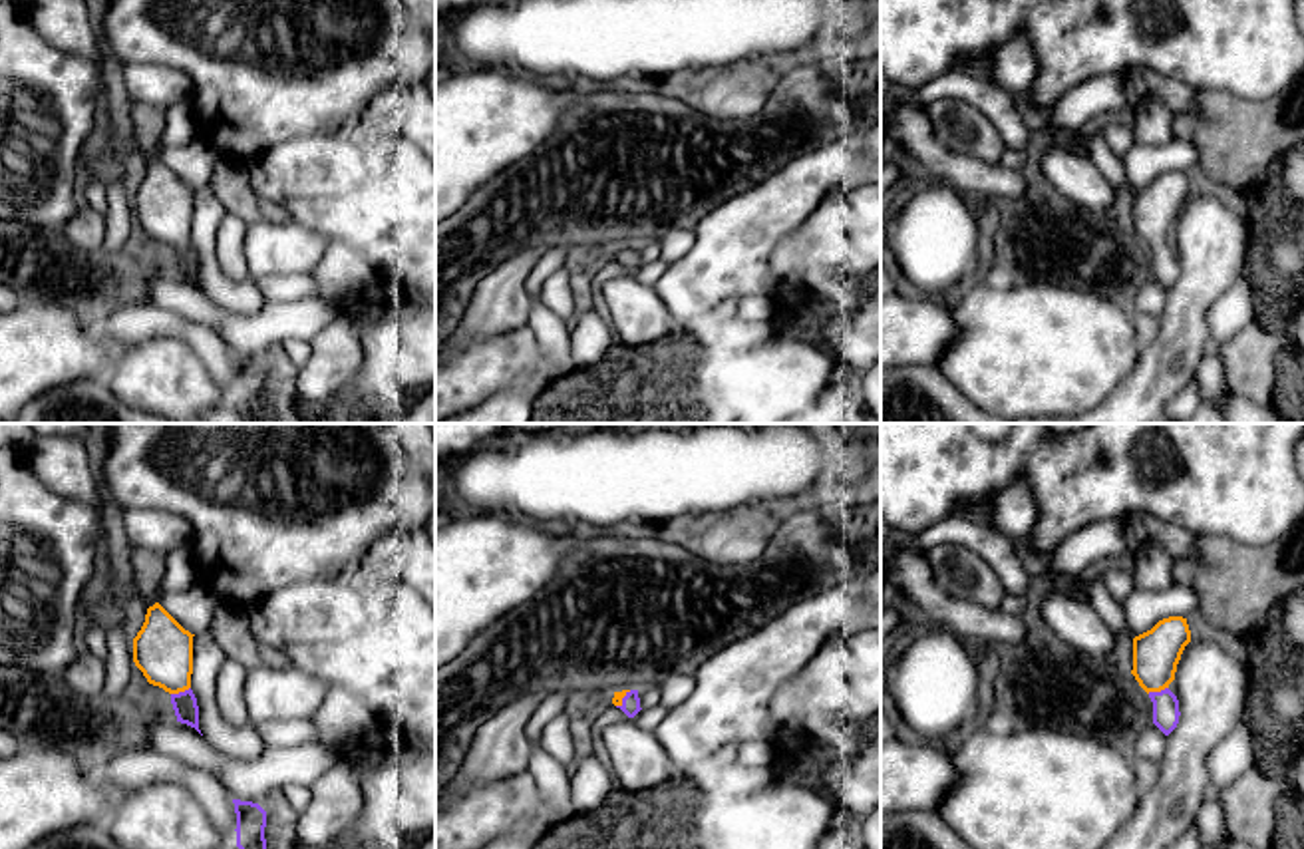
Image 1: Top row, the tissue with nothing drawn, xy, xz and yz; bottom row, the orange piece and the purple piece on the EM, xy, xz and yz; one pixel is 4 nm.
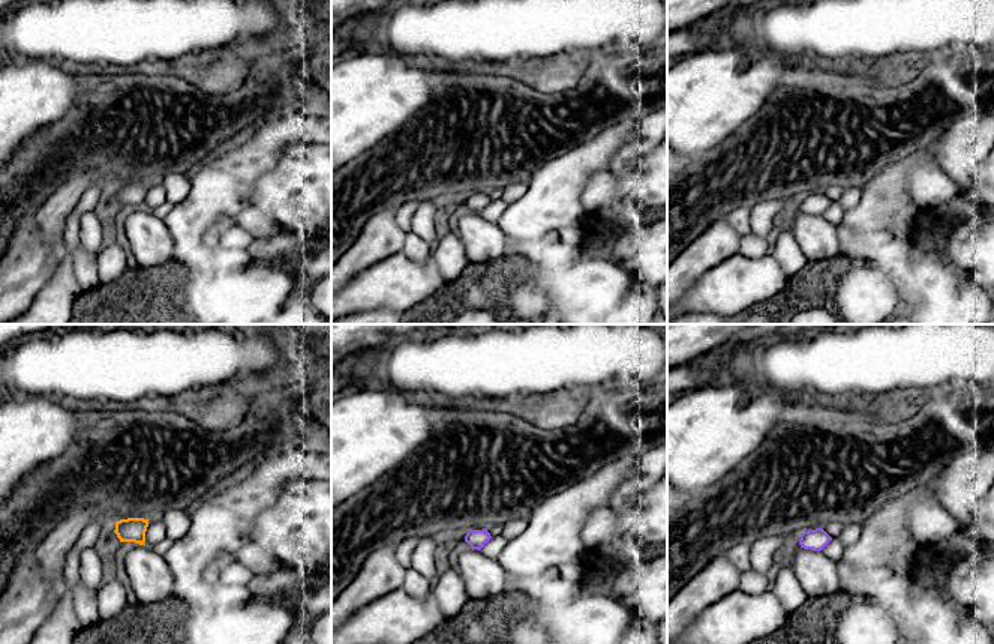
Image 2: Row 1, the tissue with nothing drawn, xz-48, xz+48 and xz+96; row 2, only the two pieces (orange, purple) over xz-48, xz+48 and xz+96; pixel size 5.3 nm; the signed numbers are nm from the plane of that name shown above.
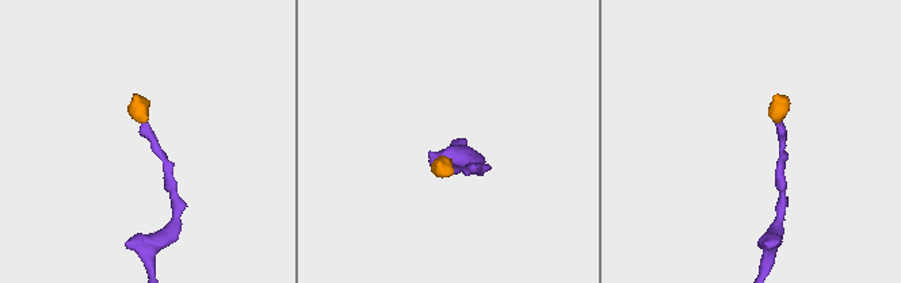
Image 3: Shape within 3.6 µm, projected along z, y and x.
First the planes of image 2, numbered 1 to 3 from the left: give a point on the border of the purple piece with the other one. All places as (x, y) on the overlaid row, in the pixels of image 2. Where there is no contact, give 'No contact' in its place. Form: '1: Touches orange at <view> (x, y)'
1: No contact
2: No contact
3: No contact

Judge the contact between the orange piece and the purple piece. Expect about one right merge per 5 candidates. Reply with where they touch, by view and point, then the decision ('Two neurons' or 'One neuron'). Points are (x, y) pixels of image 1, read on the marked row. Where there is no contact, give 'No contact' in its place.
Touches orange at yz (1157, 690). One neuron

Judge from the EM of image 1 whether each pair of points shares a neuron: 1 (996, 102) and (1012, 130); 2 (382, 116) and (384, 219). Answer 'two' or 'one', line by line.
1: one
2: two

